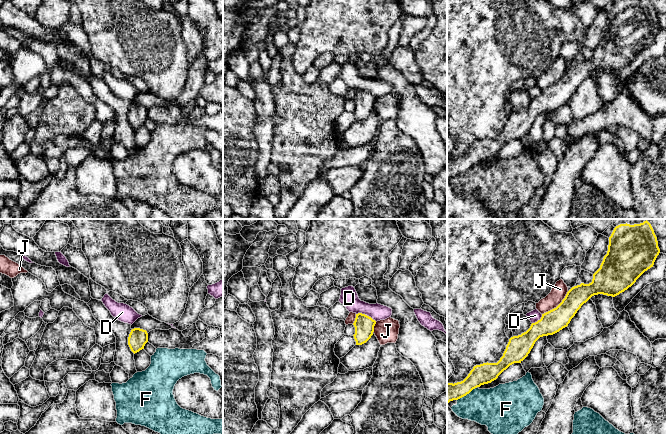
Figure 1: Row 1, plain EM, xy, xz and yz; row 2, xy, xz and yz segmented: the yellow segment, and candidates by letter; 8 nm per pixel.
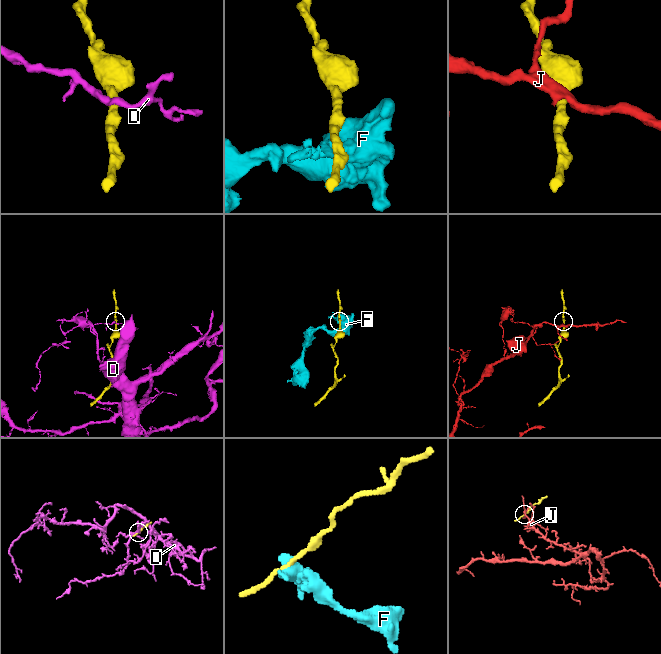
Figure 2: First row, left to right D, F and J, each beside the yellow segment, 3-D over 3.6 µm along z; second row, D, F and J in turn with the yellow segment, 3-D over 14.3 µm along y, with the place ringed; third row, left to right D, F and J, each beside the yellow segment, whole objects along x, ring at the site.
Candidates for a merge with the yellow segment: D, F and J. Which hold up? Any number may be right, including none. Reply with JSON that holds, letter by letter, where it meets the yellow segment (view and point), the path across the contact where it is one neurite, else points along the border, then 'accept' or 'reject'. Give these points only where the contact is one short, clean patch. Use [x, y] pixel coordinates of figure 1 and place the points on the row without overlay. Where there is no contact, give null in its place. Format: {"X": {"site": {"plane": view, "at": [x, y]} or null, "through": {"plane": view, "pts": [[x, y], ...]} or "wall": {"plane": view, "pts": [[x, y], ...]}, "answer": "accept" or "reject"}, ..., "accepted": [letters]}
{"D": {"site": {"plane": "xz", "at": [366, 91]}, "wall": {"plane": "xz", "pts": [[356, 89], [364, 89], [376, 97]]}, "answer": "reject"}, "F": {"site": {"plane": "yz", "at": [466, 170]}, "answer": "reject"}, "J": {"site": {"plane": "yz", "at": [557, 82]}, "wall": {"plane": "yz", "pts": [[568, 67], [555, 83], [542, 90]]}, "answer": "reject"}, "accepted": []}

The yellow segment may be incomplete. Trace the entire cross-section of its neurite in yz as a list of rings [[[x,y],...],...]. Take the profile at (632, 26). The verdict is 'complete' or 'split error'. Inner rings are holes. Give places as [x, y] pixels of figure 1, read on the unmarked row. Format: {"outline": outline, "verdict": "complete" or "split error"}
{"outline": [[[620,0],[616,2],[609,13],[607,30],[604,32],[600,44],[593,50],[592,58],[589,60],[581,59],[572,63],[556,84],[542,90],[541,95],[532,99],[526,108],[511,113],[503,132],[497,139],[487,138],[476,141],[463,157],[454,160],[447,159],[447,180],[450,177],[466,172],[481,161],[496,156],[510,141],[521,139],[528,132],[535,118],[540,113],[553,111],[567,103],[581,82],[592,72],[603,70],[615,73],[627,66],[645,47],[653,43],[659,29],[657,13],[651,0]]], "verdict": "complete"}

